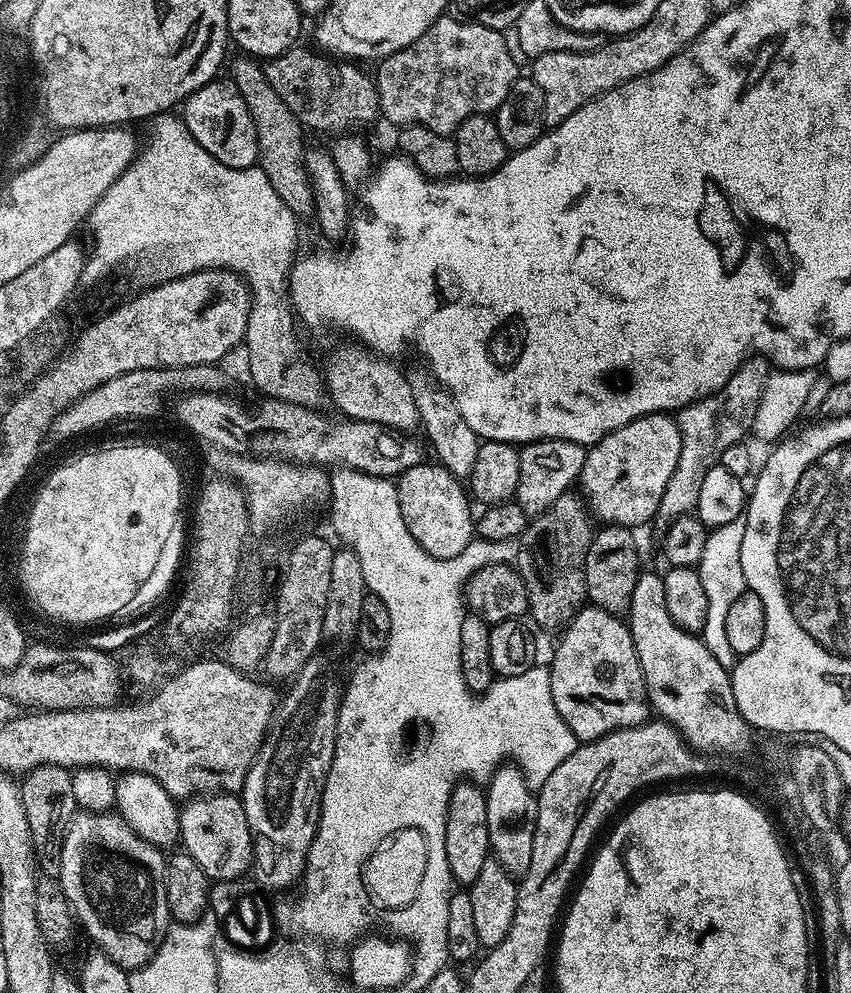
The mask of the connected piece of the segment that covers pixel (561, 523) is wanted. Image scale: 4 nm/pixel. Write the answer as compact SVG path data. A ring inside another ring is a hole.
M569 490L544 512L535 513L528 521L528 528L518 537L520 545L514 567L525 582L528 612L537 629L545 628L548 632L563 629L585 607L588 591L584 567L586 550L590 550L594 535L591 523L590 513L581 497Z

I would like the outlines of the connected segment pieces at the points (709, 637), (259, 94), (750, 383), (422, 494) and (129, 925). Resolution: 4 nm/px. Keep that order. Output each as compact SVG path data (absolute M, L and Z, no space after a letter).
M742 518L726 522L726 526L711 529L706 538L706 550L702 550L702 558L698 565L702 586L706 589L708 607L702 639L710 654L714 654L720 665L729 670L735 668L738 657L726 639L726 613L732 603L746 590L742 574L742 534L746 534L746 522Z
M240 58L232 64L230 78L234 86L238 86L238 94L242 94L242 102L246 102L246 110L250 110L254 130L258 138L258 167L270 178L270 186L278 193L278 198L290 206L297 218L311 217L314 212L315 198L312 192L312 181L305 164L304 150L305 129L300 119L293 114L290 106L278 98L274 86L270 86L270 78L266 78L263 63L256 58Z
M749 356L732 375L730 382L722 386L722 390L679 409L675 421L681 432L681 453L662 494L661 504L657 508L654 519L656 524L667 526L678 518L695 513L698 493L702 491L702 478L706 478L706 470L717 467L722 450L726 450L726 446L741 443L745 439L744 432L746 436L751 429L769 371L769 361L763 356Z
M425 462L403 472L395 485L402 518L426 554L436 558L452 558L466 550L468 541L474 536L473 505L465 485L450 474L450 470L443 468L439 462Z
M80 812L72 817L72 821L68 823L68 829L64 835L62 842L62 854L60 855L60 871L58 873L58 883L64 891L64 896L71 904L73 913L78 921L79 927L88 931L88 936L97 944L99 951L125 970L135 970L141 968L146 962L150 962L150 958L154 958L154 954L158 950L160 943L164 941L164 936L170 927L170 917L168 915L168 903L166 902L166 886L164 885L164 870L166 867L166 856L161 849L154 847L150 842L146 842L142 838L138 838L138 834L134 834L134 830L130 830L130 826L126 826L126 822L118 814L112 812Z

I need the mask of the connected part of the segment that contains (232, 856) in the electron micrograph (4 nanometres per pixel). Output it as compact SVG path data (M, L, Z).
M208 794L203 798L193 798L179 809L180 811L180 839L183 851L188 853L198 866L207 874L209 881L239 880L249 875L253 867L252 835L250 826L246 822L246 810L243 799L236 794Z

